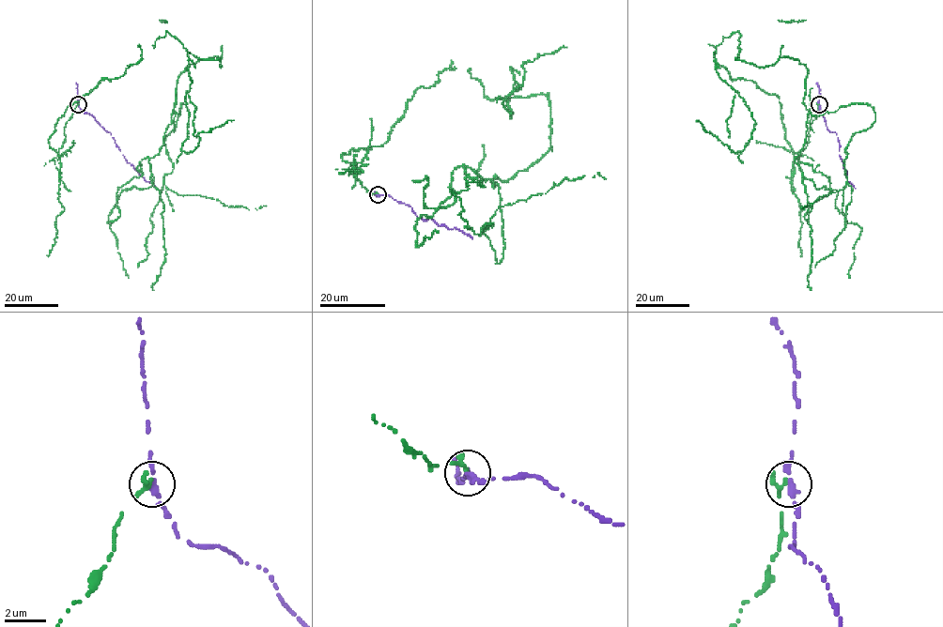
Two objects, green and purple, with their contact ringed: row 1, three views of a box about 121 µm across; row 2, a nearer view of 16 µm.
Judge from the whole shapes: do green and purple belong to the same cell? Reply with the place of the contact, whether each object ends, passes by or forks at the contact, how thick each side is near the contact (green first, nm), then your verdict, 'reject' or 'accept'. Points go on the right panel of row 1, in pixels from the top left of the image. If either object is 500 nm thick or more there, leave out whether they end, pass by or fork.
place (819, 104); green ends; purple passes by; calibres 280 and 280 nm; reject

